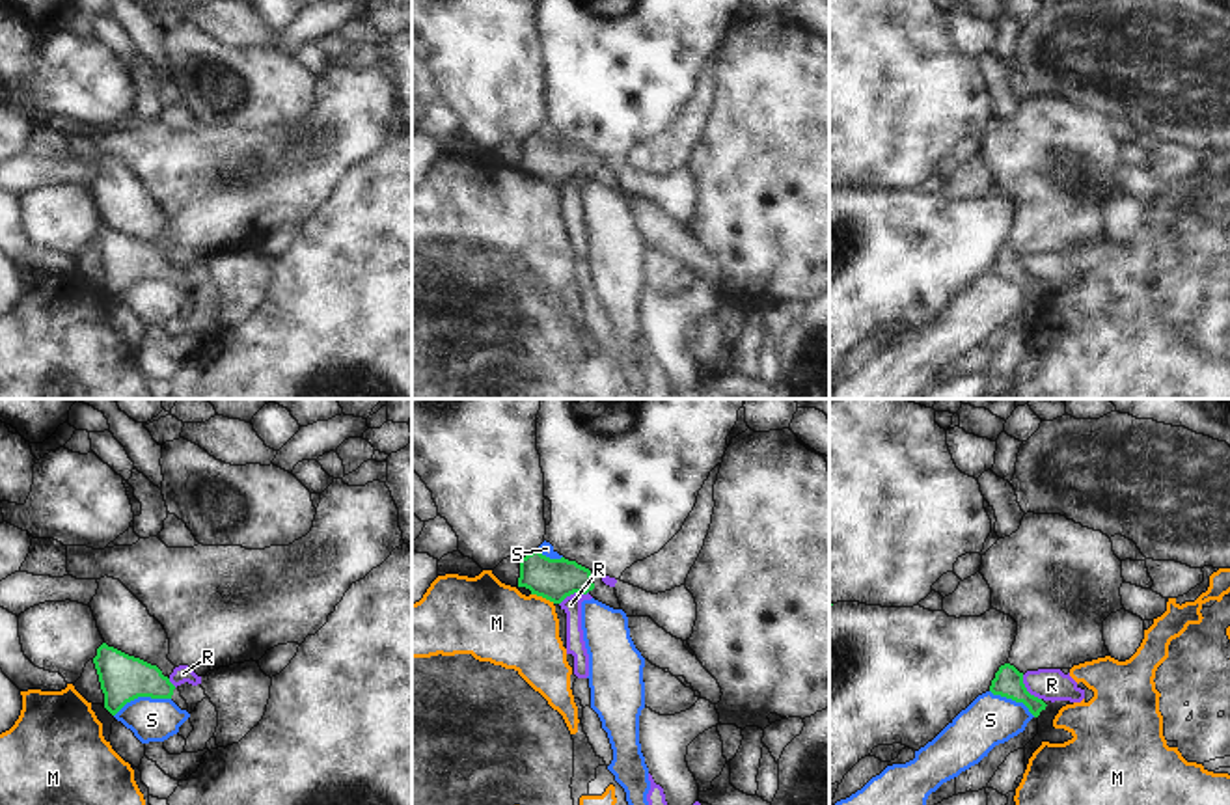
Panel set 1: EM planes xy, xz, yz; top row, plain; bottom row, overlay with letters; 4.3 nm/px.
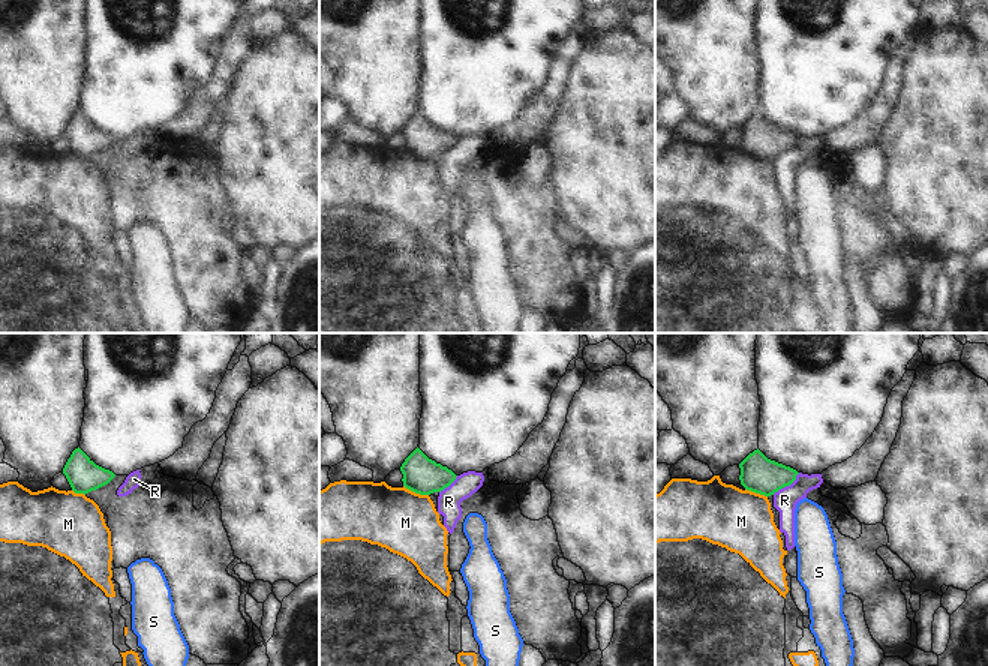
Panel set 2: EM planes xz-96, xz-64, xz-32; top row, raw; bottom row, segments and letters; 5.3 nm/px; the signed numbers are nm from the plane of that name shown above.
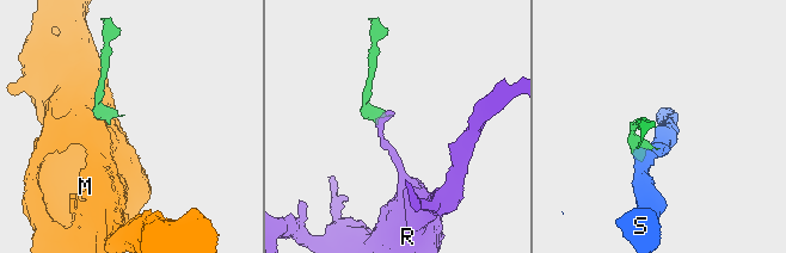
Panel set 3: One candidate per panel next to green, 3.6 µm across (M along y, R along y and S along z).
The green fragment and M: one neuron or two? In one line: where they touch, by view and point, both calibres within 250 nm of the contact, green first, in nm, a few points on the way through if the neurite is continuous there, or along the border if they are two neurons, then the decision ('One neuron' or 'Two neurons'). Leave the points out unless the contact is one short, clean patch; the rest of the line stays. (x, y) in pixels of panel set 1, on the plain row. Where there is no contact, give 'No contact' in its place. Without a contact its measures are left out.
Touches green at xz (543, 179). Thickness 180 nm (green) against 340 nm. Boundary: xz (532, 176), (554, 185). Two neurons.

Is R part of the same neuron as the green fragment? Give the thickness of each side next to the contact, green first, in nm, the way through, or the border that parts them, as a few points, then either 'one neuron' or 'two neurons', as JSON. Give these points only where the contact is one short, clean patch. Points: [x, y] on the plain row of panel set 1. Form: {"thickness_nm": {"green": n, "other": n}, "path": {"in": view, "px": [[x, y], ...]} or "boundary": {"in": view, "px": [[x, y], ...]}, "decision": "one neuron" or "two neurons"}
{"thickness_nm": {"green": 130, "other": 140}, "boundary": {"in": "yz", "px": [[1022, 258], [1024, 269], [1040, 282]]}, "decision": "two neurons"}

